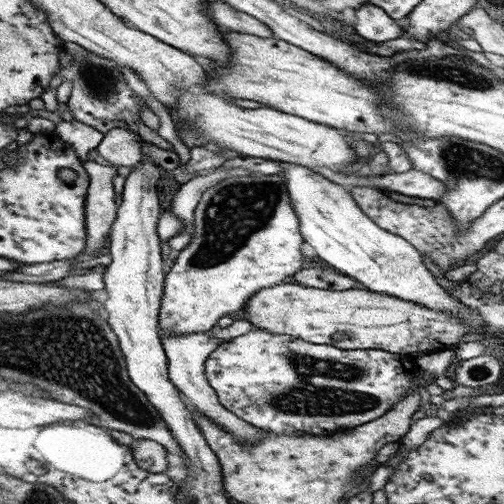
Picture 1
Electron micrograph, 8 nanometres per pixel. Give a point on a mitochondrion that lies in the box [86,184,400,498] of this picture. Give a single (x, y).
(325, 387)

